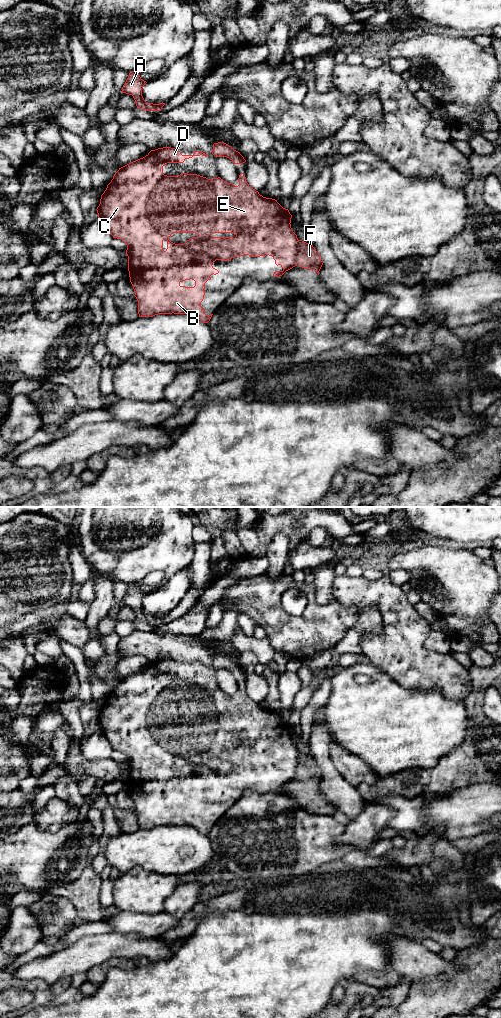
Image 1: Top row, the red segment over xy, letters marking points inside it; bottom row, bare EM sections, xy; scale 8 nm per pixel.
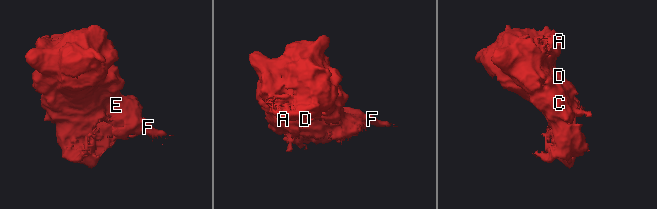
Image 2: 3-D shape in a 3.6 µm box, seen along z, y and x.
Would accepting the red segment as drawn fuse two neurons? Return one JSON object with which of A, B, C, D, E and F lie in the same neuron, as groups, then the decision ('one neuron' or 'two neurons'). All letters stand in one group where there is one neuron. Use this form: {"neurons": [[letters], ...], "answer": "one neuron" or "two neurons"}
{"neurons": [["A", "B", "C", "D", "E"], ["F"]], "answer": "two neurons"}

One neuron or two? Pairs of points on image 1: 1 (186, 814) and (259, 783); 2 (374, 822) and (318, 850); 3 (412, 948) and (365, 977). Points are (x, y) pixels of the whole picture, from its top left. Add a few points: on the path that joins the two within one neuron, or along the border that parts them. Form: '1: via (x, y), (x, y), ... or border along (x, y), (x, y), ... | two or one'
1: via (157, 772), (170, 733), (217, 754) | one
2: border along (344, 827), (336, 841), (357, 848) | two
3: via (401, 960), (384, 977), (377, 977) | one

